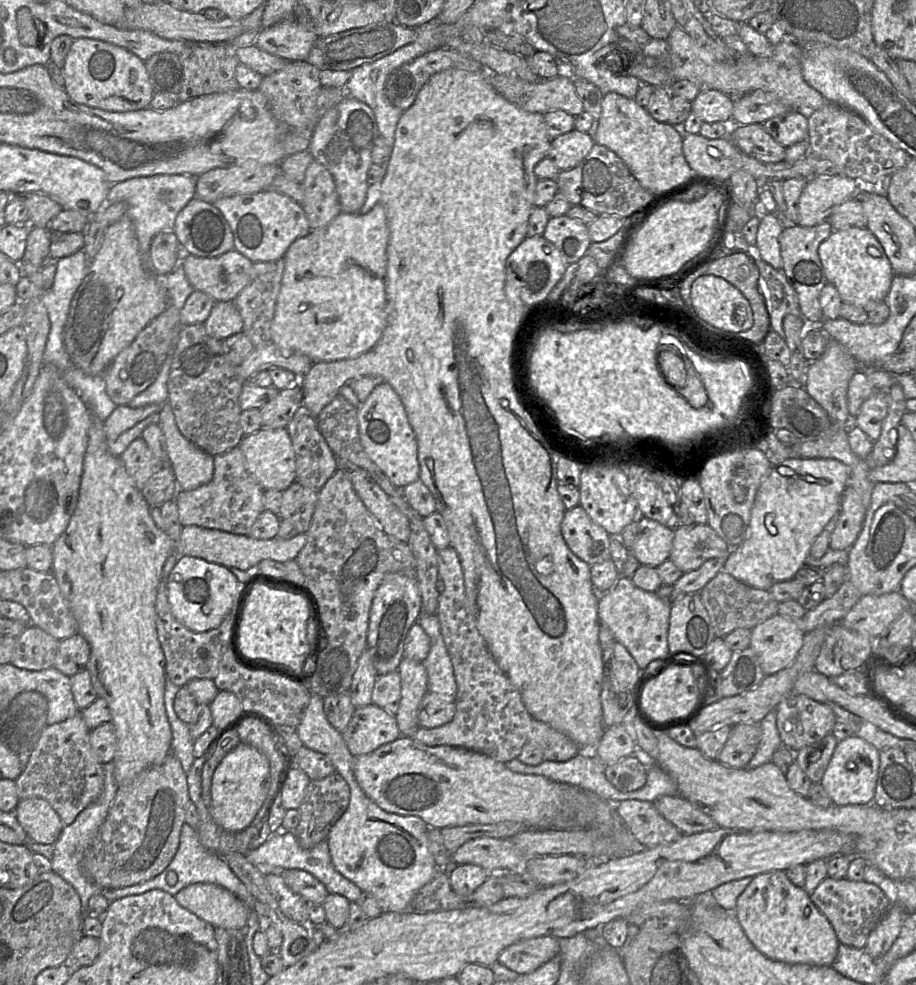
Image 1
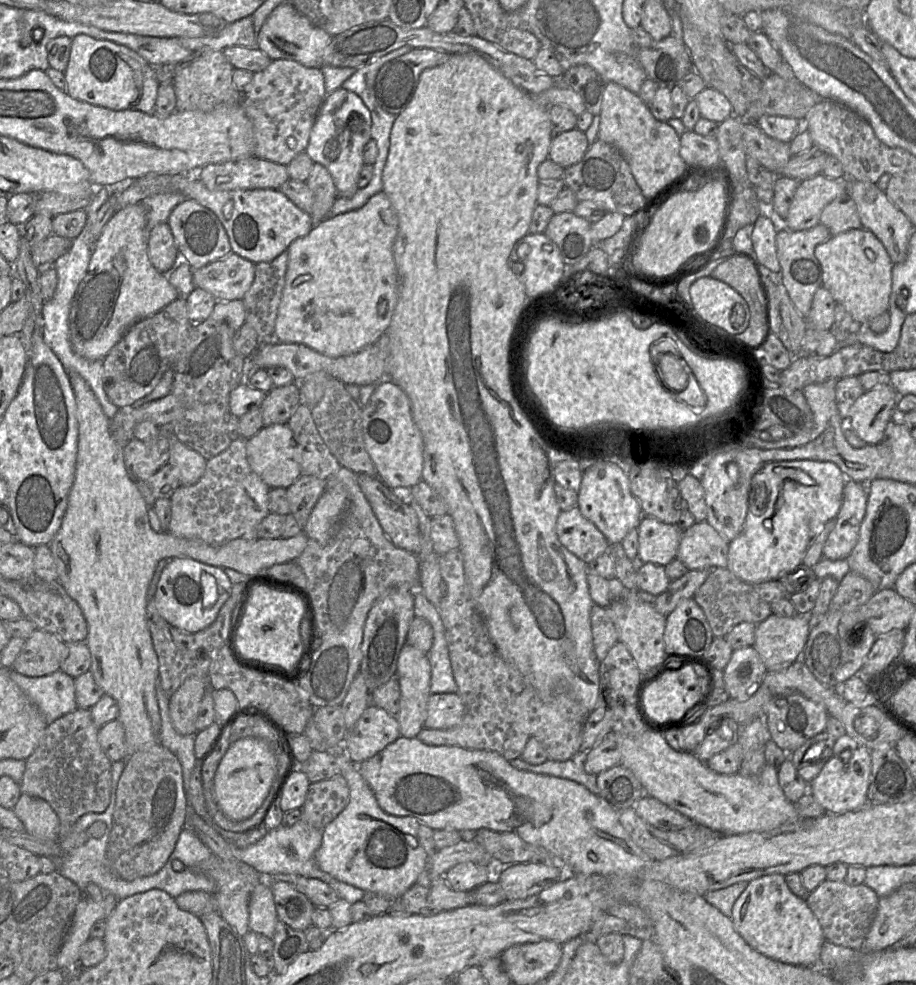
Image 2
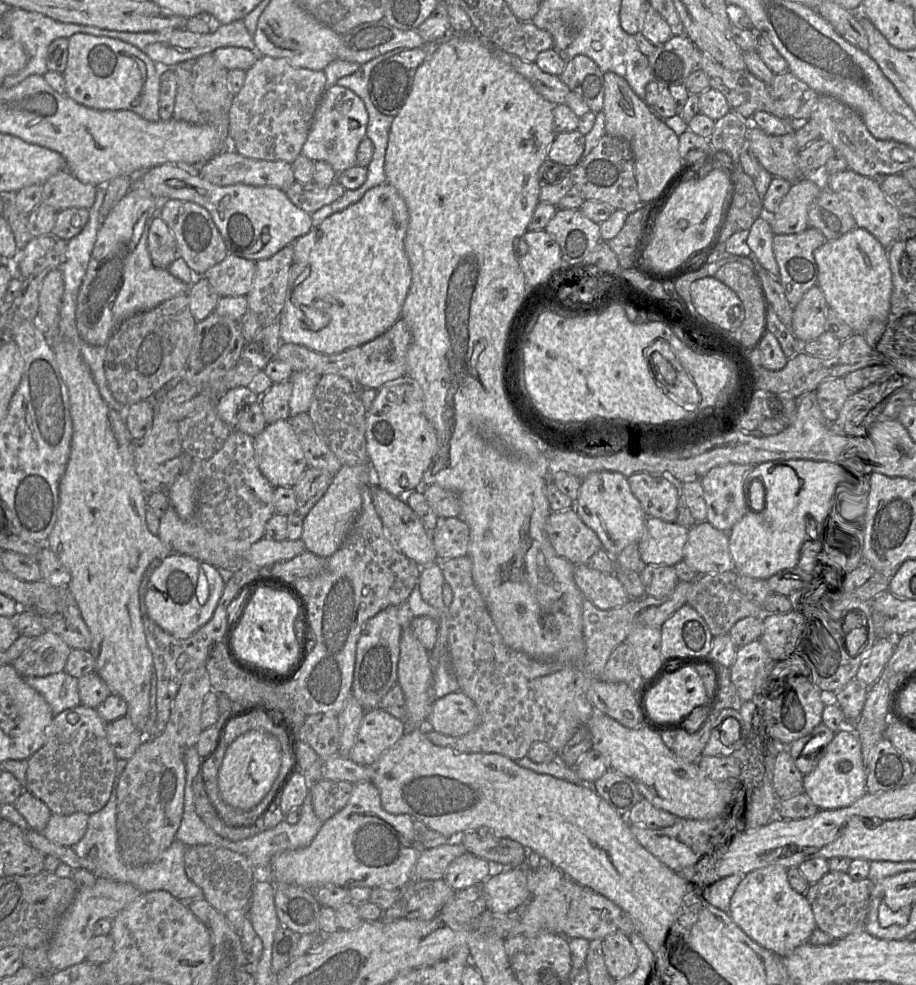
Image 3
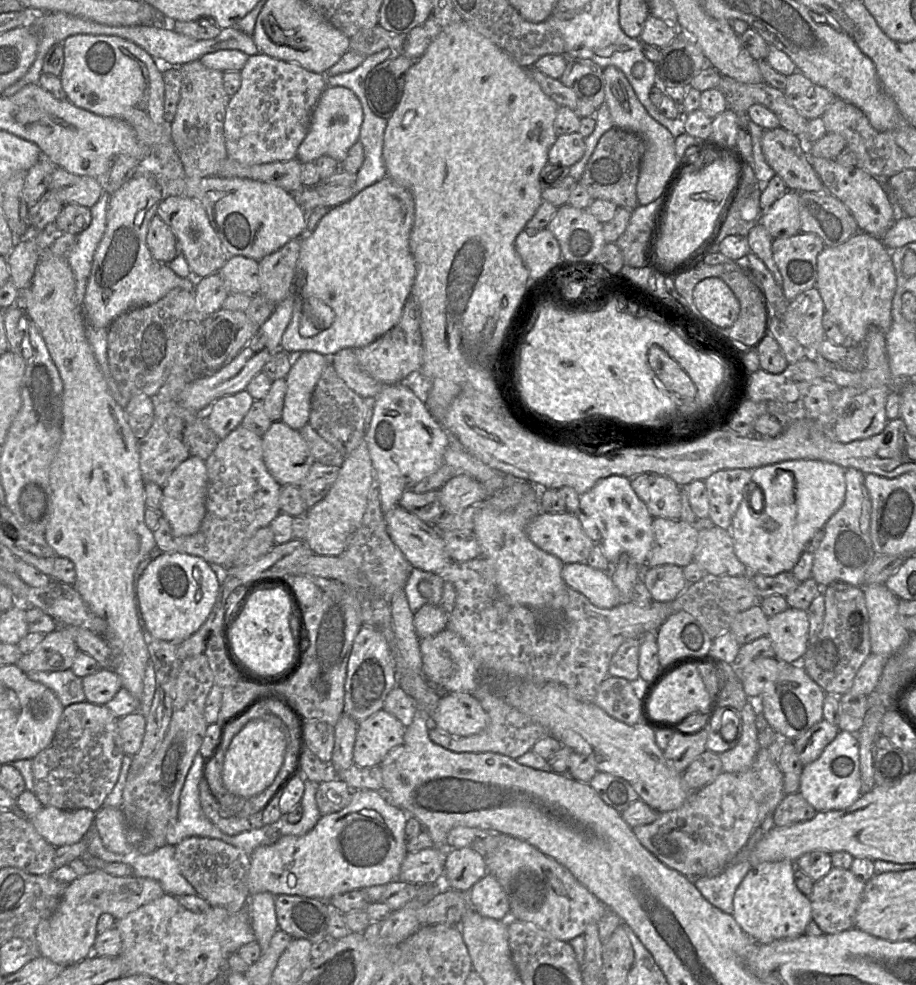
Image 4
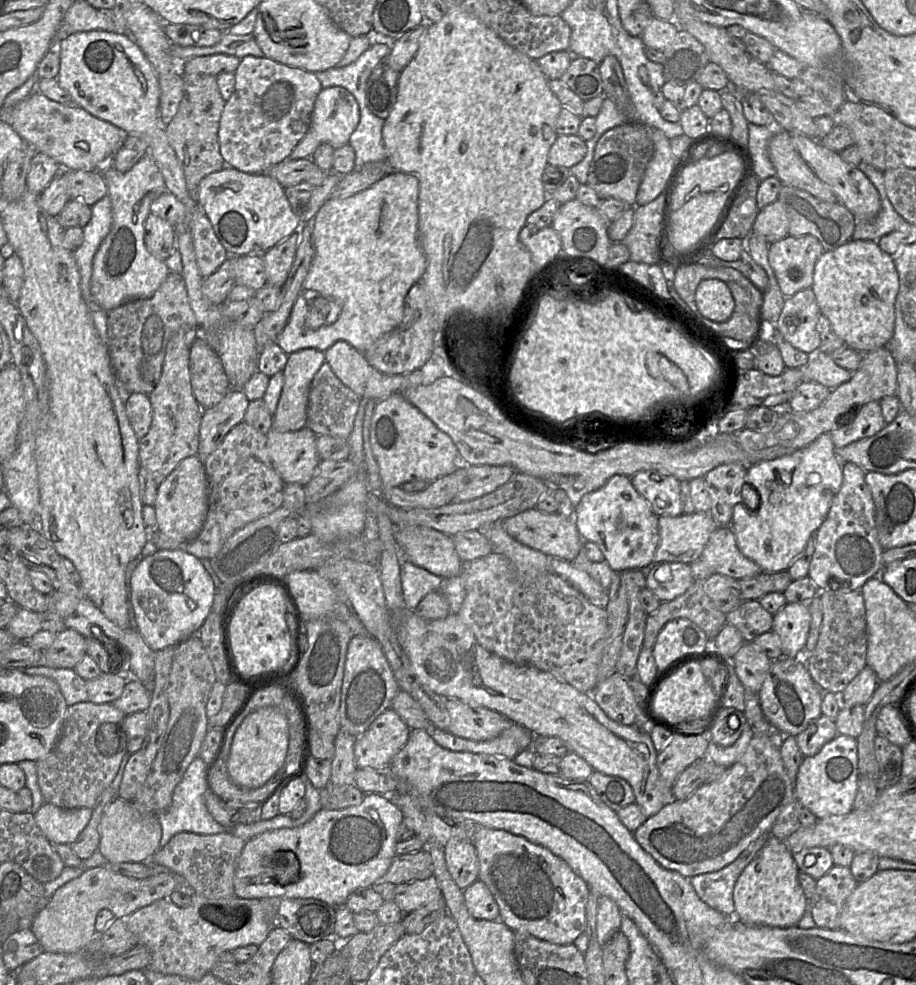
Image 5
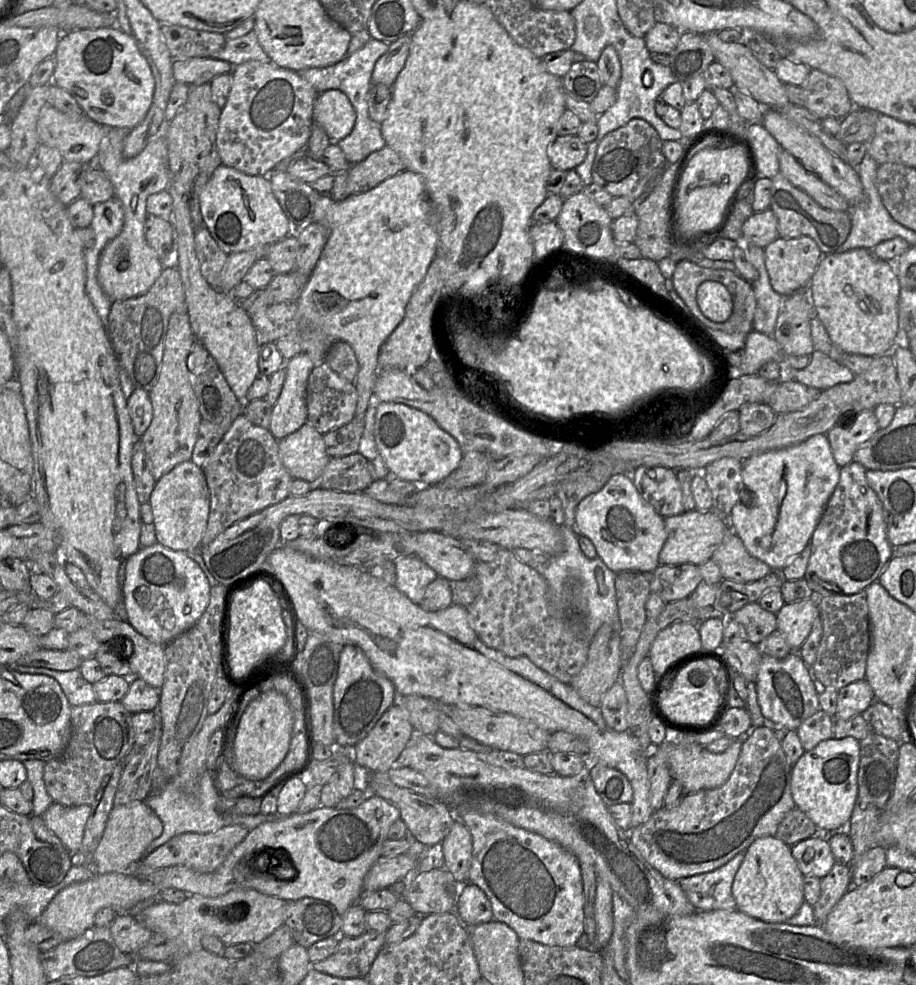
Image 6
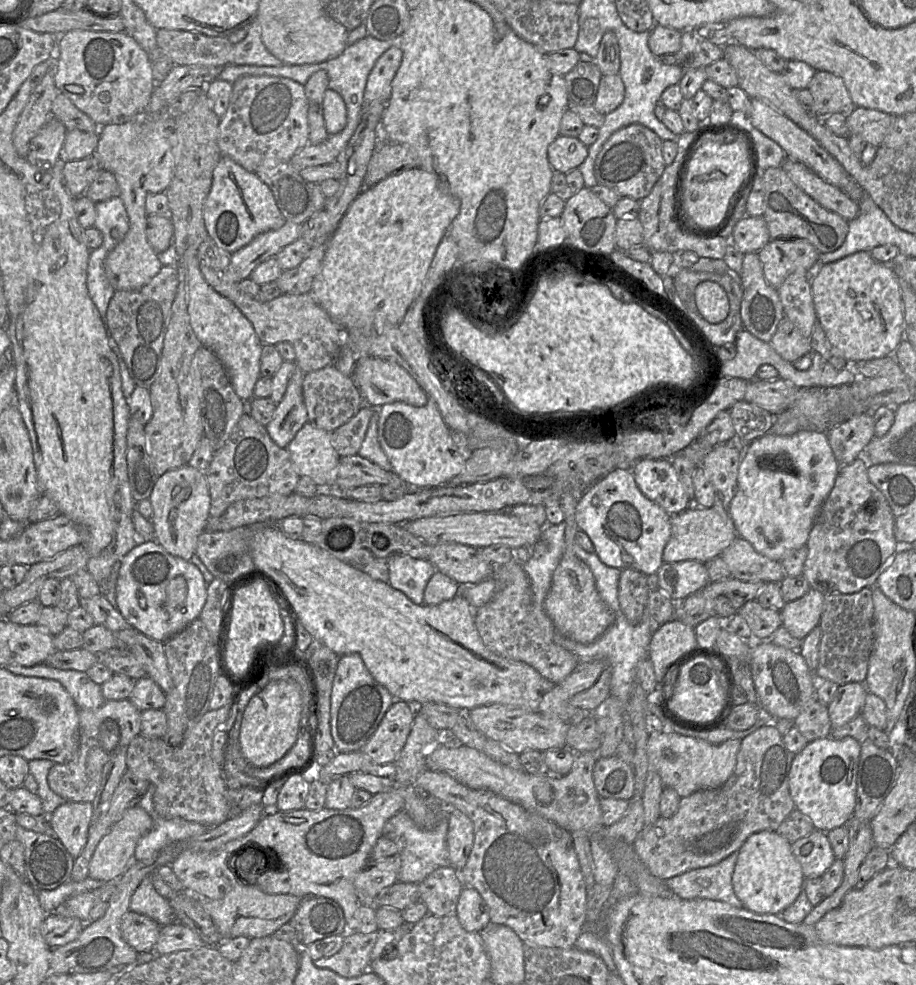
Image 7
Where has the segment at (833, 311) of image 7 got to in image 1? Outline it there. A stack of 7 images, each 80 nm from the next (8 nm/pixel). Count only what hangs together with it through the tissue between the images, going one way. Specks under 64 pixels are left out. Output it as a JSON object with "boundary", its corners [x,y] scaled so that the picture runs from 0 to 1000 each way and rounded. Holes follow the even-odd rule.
{"boundary":[[[947,230],[909,234],[893,251],[893,258],[904,287],[915,294],[919,307],[941,312],[953,312],[965,306],[971,297],[976,275],[959,243]]]}

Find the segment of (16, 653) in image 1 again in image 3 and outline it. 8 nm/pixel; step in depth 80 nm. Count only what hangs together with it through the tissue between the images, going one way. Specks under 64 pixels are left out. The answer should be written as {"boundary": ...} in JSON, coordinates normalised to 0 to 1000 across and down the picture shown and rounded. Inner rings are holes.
{"boundary":[[[49,641],[14,673],[24,687],[45,687],[70,681],[79,659],[62,644]]]}

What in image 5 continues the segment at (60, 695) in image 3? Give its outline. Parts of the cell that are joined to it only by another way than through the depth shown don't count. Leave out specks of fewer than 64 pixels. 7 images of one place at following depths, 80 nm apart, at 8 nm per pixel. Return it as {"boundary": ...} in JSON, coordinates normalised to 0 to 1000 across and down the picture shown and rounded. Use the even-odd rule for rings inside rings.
{"boundary":[[[50,676],[33,677],[33,678],[19,678],[23,679],[24,682],[31,685],[46,685],[59,690],[72,712],[73,717],[78,717],[88,713],[96,713],[97,708],[95,704],[94,691],[88,688],[81,679],[73,678],[55,678]]]}

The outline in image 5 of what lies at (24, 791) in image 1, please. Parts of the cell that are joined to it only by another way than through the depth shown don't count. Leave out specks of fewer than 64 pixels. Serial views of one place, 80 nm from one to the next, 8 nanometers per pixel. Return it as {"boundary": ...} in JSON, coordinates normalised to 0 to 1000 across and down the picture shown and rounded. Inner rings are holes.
{"boundary":[[[88,713],[74,717],[58,760],[39,773],[41,796],[49,815],[70,821],[102,820],[128,787],[139,762],[138,725],[123,714]]]}

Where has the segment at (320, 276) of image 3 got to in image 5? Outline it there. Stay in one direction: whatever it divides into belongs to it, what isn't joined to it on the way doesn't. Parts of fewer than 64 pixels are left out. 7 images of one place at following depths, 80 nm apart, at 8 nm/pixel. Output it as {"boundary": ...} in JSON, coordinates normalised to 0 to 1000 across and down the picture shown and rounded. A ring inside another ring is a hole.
{"boundary":[[[426,174],[401,192],[376,201],[360,200],[354,205],[341,224],[343,261],[338,273],[319,313],[317,323],[301,345],[301,349],[313,360],[334,353],[343,353],[354,357],[368,346],[378,346],[392,357],[398,358],[413,344],[437,329],[441,321],[442,303],[450,290],[460,285],[466,271],[465,259],[457,246],[456,198],[457,183],[453,178],[438,174]]]}

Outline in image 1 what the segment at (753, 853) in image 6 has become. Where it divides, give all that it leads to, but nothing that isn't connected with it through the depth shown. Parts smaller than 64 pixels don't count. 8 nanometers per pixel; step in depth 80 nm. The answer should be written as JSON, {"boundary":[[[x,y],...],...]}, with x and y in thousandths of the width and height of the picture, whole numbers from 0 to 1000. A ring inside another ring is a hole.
{"boundary":[[[856,884],[830,887],[806,911],[801,930],[821,959],[837,973],[858,979],[908,981],[916,955],[877,902],[865,897]]]}

